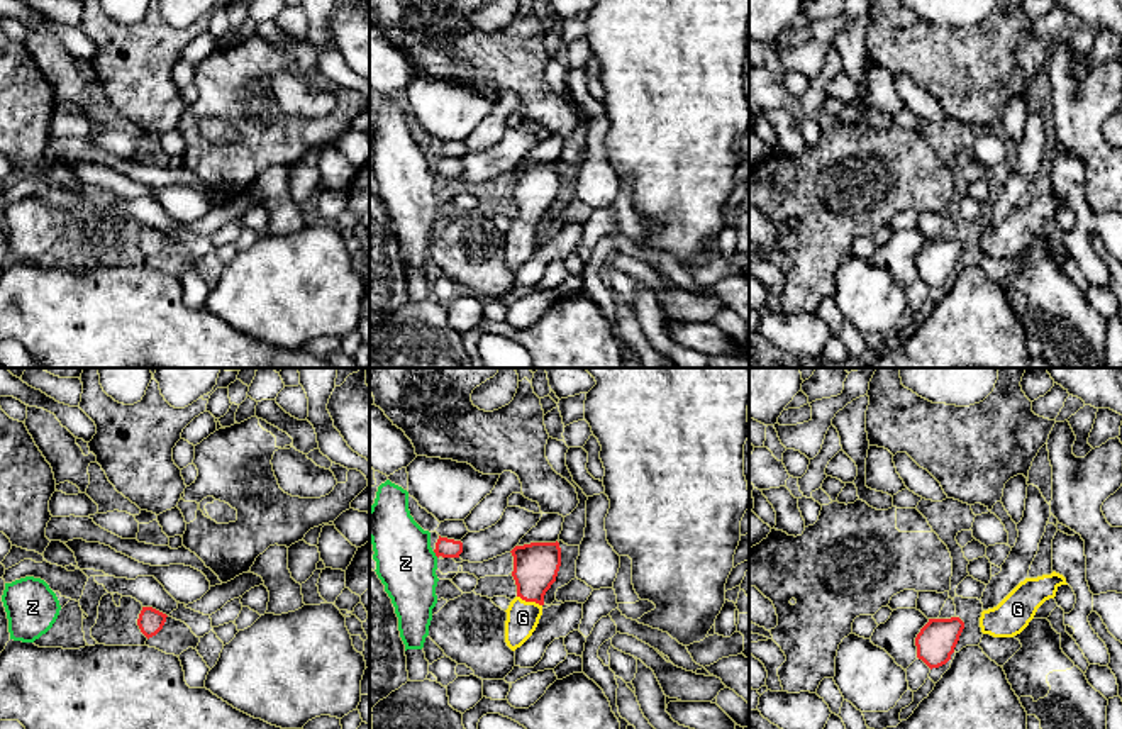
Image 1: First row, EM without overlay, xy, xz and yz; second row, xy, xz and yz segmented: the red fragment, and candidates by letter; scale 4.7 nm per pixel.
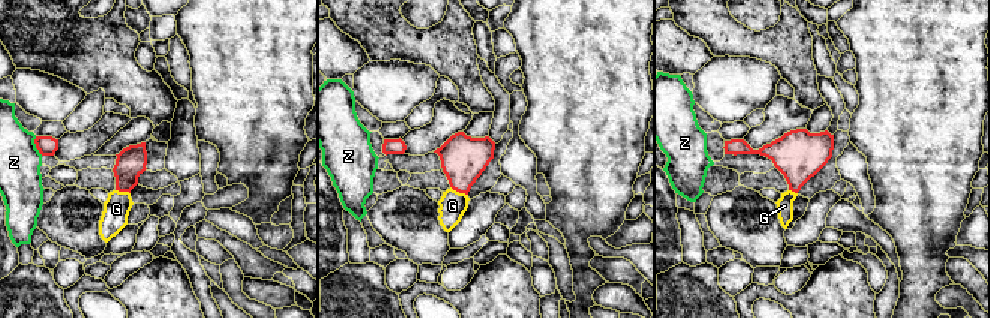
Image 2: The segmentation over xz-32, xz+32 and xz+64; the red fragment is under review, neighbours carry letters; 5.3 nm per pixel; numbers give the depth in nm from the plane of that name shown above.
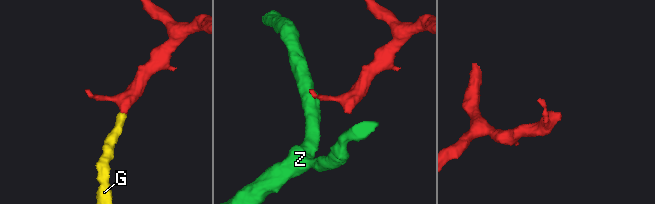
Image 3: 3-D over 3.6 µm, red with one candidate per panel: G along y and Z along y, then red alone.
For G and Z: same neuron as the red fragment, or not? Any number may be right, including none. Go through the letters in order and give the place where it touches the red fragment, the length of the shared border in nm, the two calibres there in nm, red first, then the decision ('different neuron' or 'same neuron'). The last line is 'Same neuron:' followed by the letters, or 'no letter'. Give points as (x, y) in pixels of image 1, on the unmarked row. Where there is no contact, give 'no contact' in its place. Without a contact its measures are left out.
G: meets red in xz at (529, 221); contact 130 nm long; 220 nm thick on the red side, 160 nm on the other; same neuron
Z: meets red in xz at (436, 175); contact 40 nm long; 100 nm thick on the red side, 280 nm on the other; different neuron
Same neuron: G

